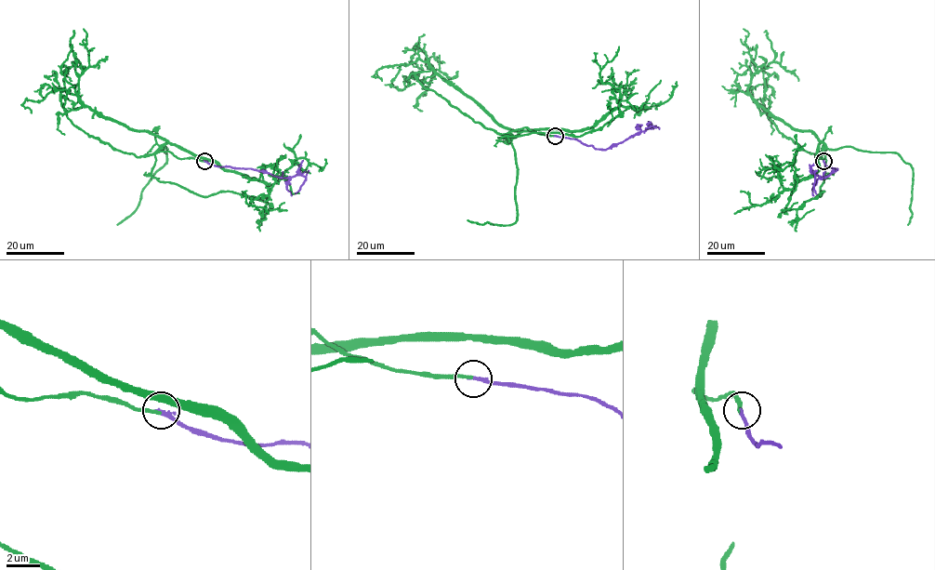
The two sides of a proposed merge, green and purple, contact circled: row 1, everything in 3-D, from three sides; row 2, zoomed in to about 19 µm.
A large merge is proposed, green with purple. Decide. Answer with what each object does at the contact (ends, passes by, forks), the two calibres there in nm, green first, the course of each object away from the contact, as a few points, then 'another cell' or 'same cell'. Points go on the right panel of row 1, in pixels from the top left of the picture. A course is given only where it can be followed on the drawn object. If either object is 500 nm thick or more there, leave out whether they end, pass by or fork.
green ends | purple ends | 190/220 nm | green via (823, 160), (815, 157), (824, 144), (813, 133), (778, 120), (748, 91), (753, 74), (772, 62), (798, 81) | purple via (823, 160), (826, 166), (837, 169), (825, 177), (816, 175), (816, 194) | same cell

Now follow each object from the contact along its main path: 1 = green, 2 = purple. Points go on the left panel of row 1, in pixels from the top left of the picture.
1: (204, 160), (157, 151), (167, 141), (92, 111), (79, 96), (79, 62), (64, 73), (72, 81)
2: (204, 160), (217, 166), (256, 169), (279, 177), (302, 175), (306, 180), (295, 194)

